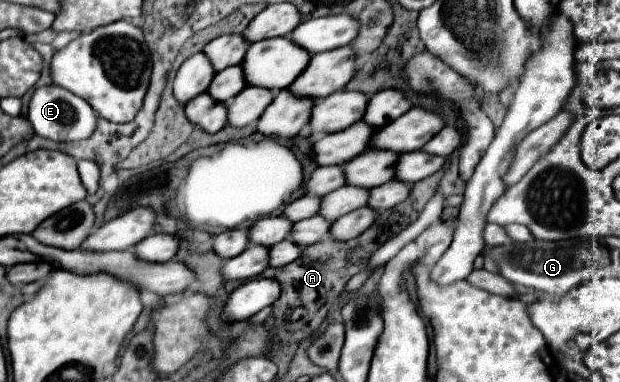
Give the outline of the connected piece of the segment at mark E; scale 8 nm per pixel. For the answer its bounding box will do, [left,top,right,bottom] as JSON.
[29,85,97,141]

